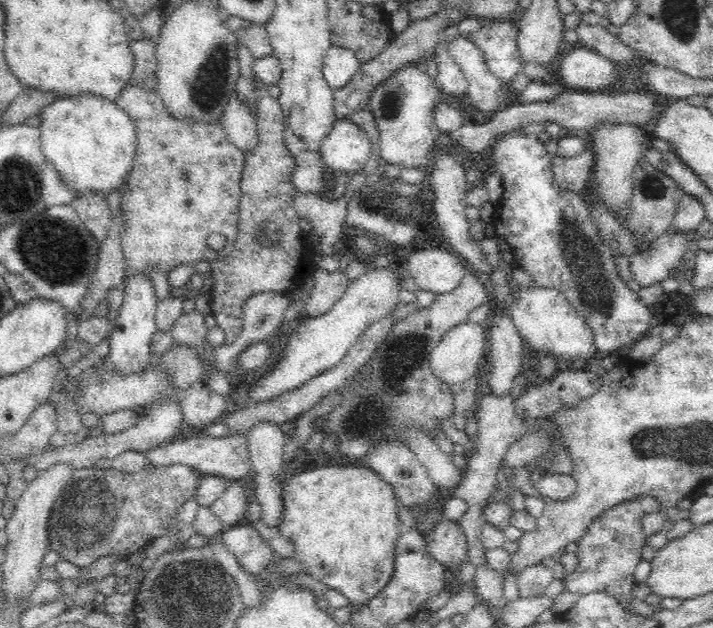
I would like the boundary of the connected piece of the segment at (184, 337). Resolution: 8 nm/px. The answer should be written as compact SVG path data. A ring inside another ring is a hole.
M183 311L172 324L170 324L169 332L173 336L176 344L187 344L191 348L195 348L200 357L204 350L204 338L209 331L202 319L204 315L200 311Z

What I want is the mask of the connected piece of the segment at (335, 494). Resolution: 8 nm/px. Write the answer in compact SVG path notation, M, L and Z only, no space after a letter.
M336 461L328 466L316 466L313 470L306 470L296 476L292 474L285 474L287 476L284 481L282 495L283 495L283 514L282 523L276 527L278 533L293 545L293 555L290 556L292 560L298 562L303 569L301 572L312 577L314 580L326 585L326 590L336 590L340 592L346 601L348 607L356 605L362 606L372 600L376 594L382 592L388 585L388 582L393 578L394 564L395 564L395 548L397 546L400 532L397 531L398 519L398 503L395 499L395 493L392 490L390 483L384 482L378 473L374 472L367 464L362 466L344 466L338 464Z

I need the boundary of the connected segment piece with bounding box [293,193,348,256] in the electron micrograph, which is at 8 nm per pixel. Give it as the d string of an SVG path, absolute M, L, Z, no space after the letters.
M298 193L293 202L301 218L310 221L311 228L323 236L318 256L333 256L334 244L341 240L341 231L346 218L344 202L328 203L323 195Z

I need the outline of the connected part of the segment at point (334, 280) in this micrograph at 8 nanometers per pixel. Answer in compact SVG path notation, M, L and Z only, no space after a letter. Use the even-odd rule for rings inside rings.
M315 268L312 276L315 286L306 302L304 313L319 317L328 313L340 301L350 280L340 270L330 272Z

